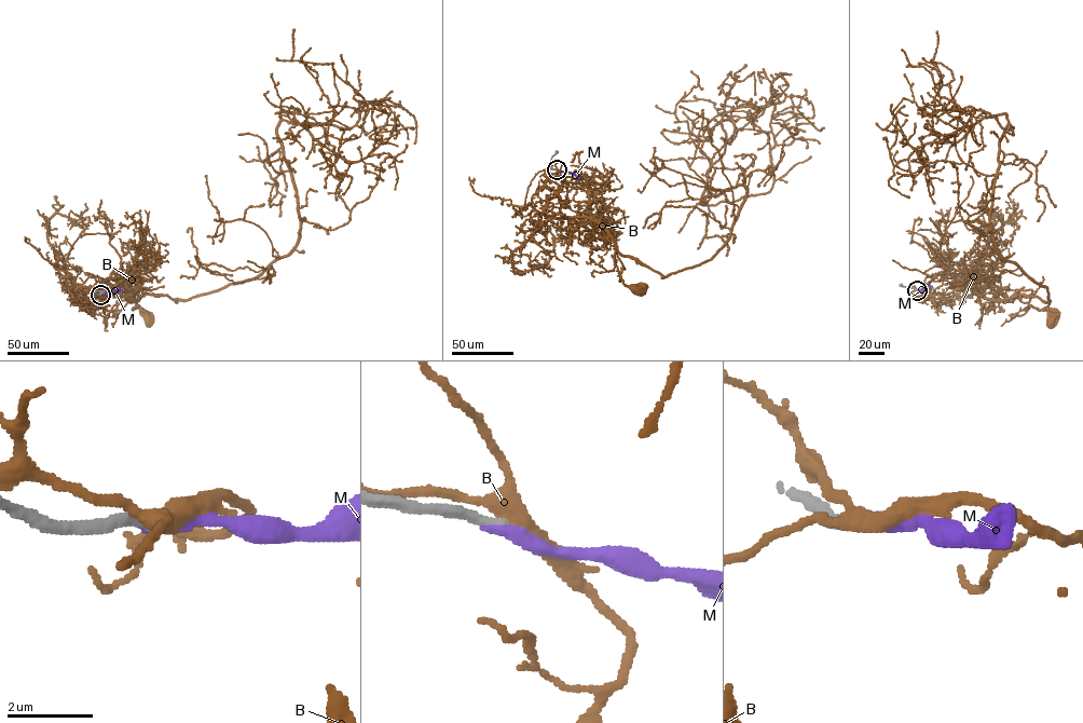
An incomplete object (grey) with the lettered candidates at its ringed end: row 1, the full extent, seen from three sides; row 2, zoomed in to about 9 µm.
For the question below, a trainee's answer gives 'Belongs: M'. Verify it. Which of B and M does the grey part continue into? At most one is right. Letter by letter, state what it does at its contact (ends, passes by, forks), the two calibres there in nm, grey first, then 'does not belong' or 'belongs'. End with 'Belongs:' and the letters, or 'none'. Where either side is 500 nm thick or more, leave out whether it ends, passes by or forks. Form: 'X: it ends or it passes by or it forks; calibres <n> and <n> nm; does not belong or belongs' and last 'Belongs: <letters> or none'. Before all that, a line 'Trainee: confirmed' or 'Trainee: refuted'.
Trainee: confirmed
B: it forks; calibres 240 and 360 nm; does not belong
M: it ends; calibres 260 and 360 nm; belongs
Belongs: M

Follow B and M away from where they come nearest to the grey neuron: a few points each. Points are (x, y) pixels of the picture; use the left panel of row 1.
B: (100, 294), (129, 275), (124, 280), (131, 299), (136, 300), (142, 289), (133, 309), (138, 308), (148, 322)
M: (100, 294), (119, 288), (122, 291)

